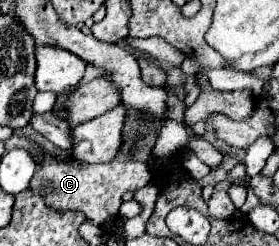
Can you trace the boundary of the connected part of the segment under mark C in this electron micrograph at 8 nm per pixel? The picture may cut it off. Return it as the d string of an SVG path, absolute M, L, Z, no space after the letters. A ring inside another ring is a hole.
M32 143L38 151L38 171L30 181L30 191L40 193L44 201L54 209L78 209L92 221L96 227L112 227L112 219L118 217L118 209L122 205L122 195L126 191L138 191L146 183L152 181L152 173L148 171L146 163L132 161L112 161L112 163L78 163L74 159L62 159L40 149Z

